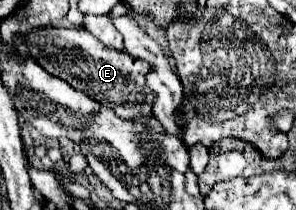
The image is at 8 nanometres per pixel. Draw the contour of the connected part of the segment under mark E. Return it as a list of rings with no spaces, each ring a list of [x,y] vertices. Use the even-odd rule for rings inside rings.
[[[47,27],[47,31],[35,31],[33,37],[27,39],[27,55],[51,75],[57,75],[77,91],[83,91],[99,103],[111,107],[115,115],[123,119],[153,117],[155,93],[145,83],[145,75],[151,71],[151,65],[125,51],[103,45],[87,29]]]

